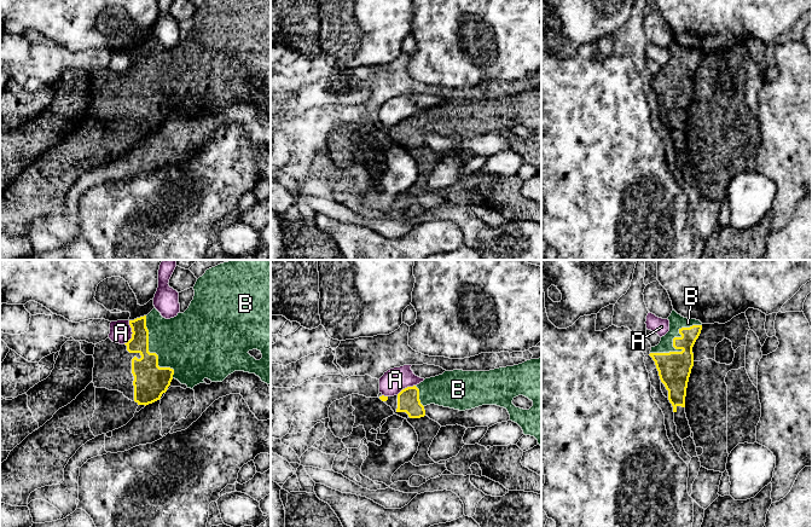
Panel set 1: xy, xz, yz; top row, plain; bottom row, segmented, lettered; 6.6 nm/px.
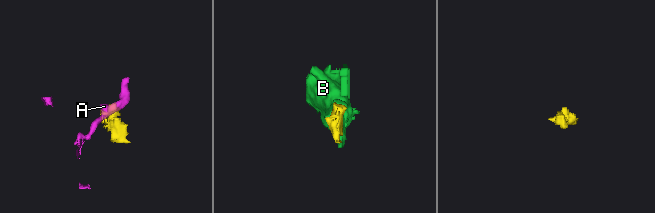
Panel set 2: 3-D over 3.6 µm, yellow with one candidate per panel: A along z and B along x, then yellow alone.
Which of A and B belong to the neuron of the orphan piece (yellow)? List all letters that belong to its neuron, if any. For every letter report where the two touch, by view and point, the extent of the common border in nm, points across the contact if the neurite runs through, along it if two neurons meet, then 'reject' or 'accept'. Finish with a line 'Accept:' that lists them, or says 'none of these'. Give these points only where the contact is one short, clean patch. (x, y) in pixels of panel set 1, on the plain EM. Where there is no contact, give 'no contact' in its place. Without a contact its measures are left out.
A: meets yellow in xy at (132, 61); contact 170 nm long; border along xy (129, 50), (132, 65), (123, 73); reject
B: meets yellow in yz at (673, 69); contact 400 nm long; accept
Accept: B

